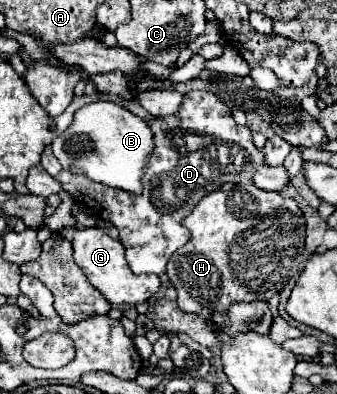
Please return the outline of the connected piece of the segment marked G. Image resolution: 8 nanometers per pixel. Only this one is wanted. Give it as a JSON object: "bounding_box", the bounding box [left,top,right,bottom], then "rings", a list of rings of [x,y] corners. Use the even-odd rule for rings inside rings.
{"bounding_box":[72,227,160,307],"rings":[[[100,227],[94,229],[78,229],[72,237],[74,261],[84,271],[88,281],[116,307],[134,307],[138,303],[148,301],[160,289],[158,275],[134,275],[126,265],[122,243],[108,237]]]}

